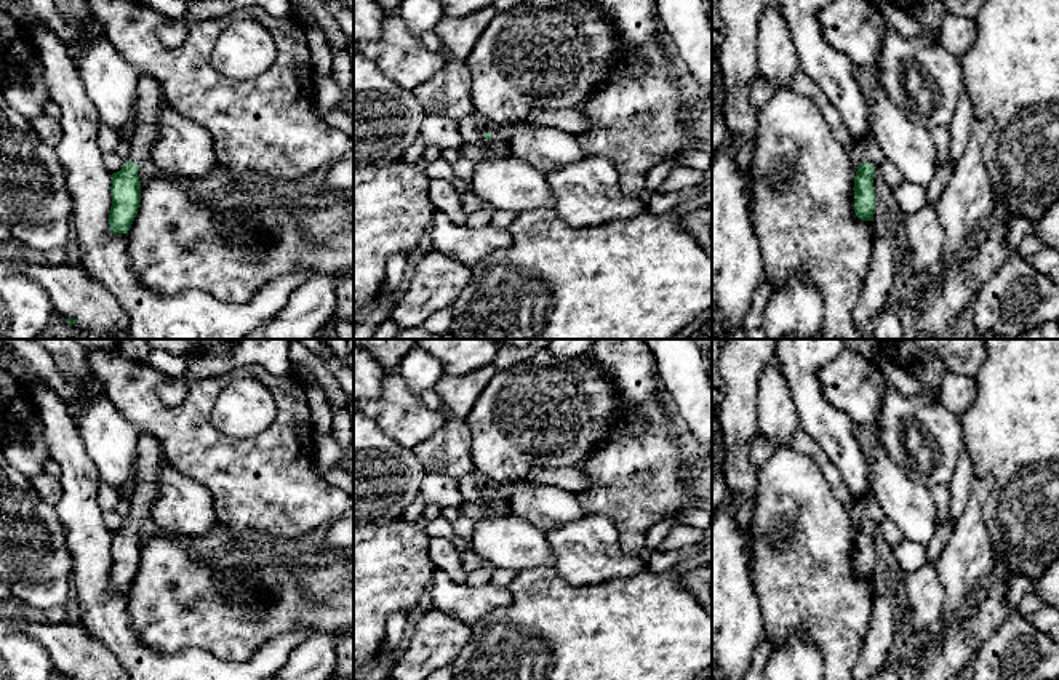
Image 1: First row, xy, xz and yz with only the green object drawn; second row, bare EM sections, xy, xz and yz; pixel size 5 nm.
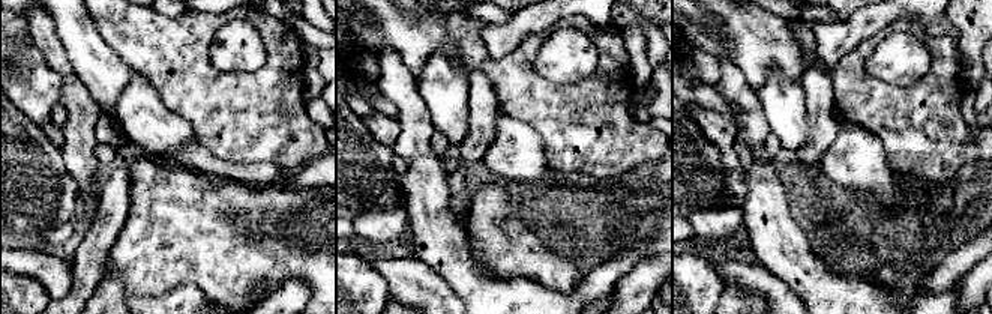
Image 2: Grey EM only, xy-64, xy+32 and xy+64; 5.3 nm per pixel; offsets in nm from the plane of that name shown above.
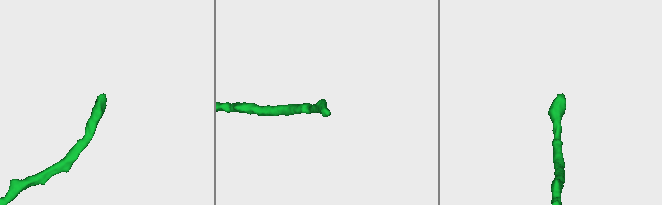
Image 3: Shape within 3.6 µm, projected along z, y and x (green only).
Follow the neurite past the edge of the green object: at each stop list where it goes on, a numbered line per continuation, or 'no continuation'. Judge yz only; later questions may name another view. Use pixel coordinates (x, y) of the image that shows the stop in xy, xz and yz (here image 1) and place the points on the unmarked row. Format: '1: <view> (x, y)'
1: yz (872, 512)

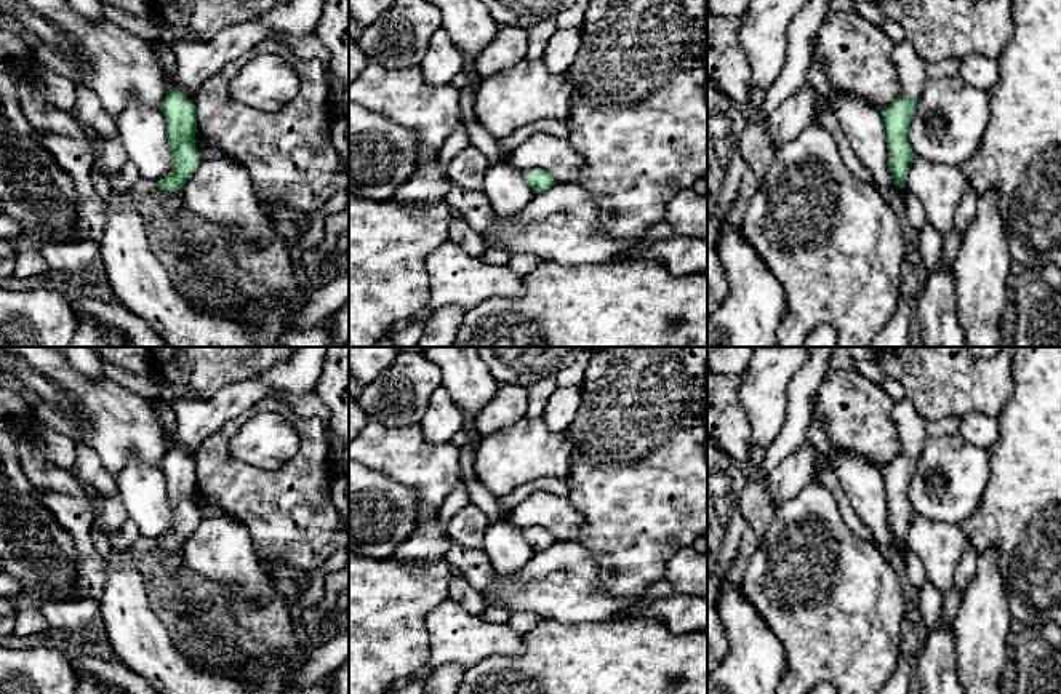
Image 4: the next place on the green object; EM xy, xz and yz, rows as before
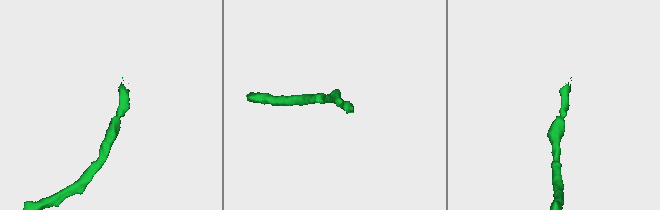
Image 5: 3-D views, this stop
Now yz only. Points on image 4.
1: yz (911, 426)

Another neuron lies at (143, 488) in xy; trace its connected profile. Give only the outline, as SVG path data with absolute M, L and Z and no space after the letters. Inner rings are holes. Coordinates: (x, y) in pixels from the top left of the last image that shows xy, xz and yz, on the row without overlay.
M131 456L115 481L128 518L138 524L142 537L157 540L171 531L163 469Z

